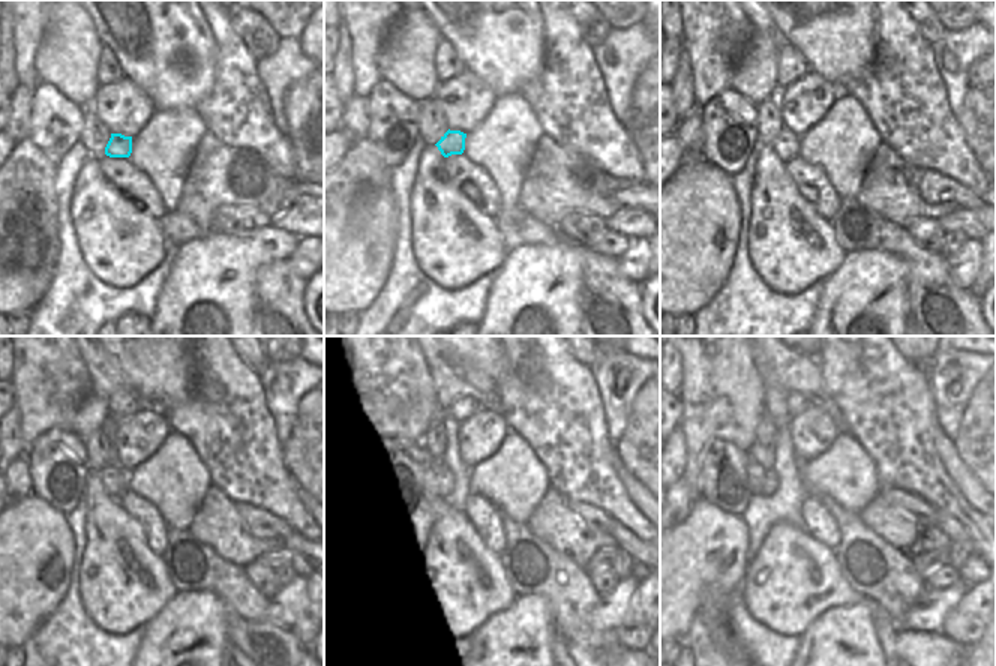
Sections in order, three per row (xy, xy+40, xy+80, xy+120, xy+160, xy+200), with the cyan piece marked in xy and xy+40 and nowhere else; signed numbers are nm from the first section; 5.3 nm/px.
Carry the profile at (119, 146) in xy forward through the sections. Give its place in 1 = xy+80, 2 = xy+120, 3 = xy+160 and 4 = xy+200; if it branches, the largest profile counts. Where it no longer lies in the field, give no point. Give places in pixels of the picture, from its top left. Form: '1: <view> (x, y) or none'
1: xy+80 (786, 144)
2: xy+120 (114, 479)
3: xy+160 (444, 479)
4: xy+200 (770, 485)

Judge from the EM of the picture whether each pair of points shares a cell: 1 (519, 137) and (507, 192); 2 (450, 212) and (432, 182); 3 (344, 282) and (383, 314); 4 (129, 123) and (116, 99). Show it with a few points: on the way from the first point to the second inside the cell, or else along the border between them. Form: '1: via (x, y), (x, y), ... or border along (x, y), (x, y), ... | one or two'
1: via (507, 150), (507, 179) | one
2: via (443, 204), (432, 189) | one
3: border along (389, 272), (381, 291), (359, 312) | two
4: via (128, 117), (122, 105) | one

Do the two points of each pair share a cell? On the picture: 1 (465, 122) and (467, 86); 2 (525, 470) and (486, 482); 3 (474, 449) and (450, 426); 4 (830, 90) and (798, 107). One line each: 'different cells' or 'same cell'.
1: same cell
2: same cell
3: different cells
4: same cell

